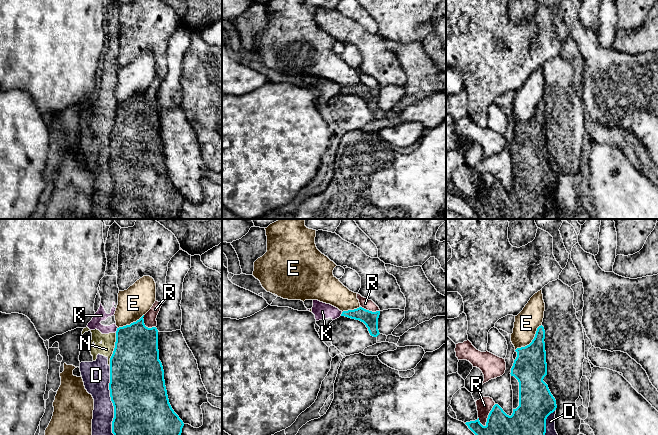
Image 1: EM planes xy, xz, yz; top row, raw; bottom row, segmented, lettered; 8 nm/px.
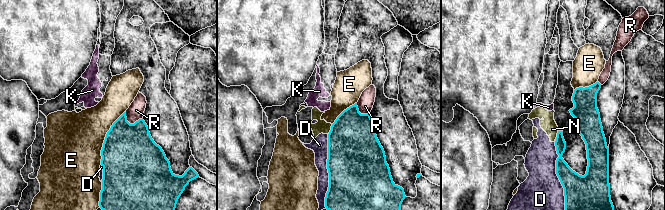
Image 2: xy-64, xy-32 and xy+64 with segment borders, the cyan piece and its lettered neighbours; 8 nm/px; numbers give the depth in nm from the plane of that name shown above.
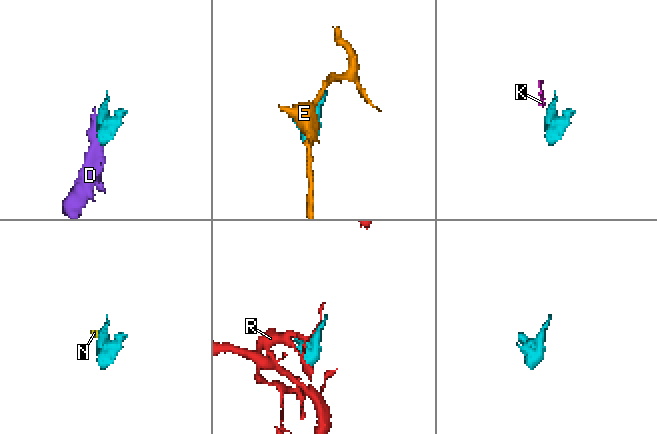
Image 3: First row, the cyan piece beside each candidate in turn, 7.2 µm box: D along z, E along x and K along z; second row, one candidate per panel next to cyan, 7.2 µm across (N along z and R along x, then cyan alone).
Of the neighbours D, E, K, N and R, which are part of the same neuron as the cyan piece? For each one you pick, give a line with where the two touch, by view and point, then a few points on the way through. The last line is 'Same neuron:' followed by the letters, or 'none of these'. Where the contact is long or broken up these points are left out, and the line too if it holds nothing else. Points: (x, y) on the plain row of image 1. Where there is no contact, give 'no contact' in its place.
Same neuron: none of these

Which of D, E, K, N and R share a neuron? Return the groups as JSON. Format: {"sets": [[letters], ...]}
{"sets": [["D", "K", "N"], ["E"], ["R"]]}

